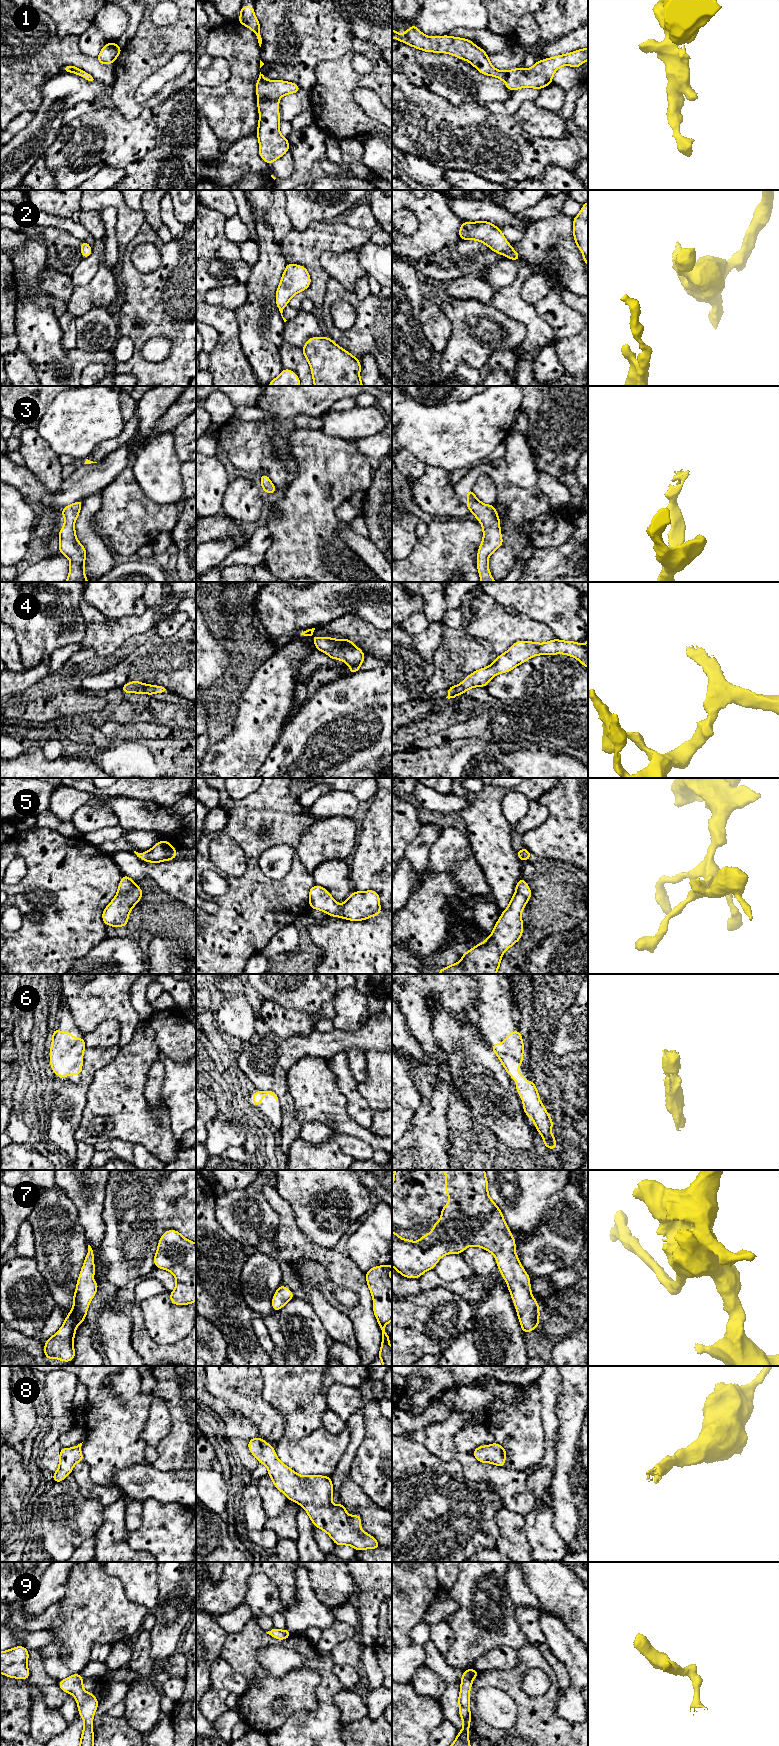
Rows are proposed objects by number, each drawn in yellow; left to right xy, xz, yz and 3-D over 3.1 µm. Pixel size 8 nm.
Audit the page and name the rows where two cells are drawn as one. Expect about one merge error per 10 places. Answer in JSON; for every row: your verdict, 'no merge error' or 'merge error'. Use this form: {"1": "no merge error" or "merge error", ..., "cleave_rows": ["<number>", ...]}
{"1": "no merge error", "2": "no merge error", "3": "no merge error", "4": "no merge error", "5": "no merge error", "6": "no merge error", "7": "no merge error", "8": "no merge error", "9": "no merge error", "cleave_rows": []}

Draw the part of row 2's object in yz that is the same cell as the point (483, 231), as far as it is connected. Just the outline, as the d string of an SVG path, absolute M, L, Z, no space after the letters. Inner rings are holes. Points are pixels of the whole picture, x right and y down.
M488 221L462 222L459 229L462 240L476 240L484 243L492 251L519 261L520 256L504 237L501 229Z

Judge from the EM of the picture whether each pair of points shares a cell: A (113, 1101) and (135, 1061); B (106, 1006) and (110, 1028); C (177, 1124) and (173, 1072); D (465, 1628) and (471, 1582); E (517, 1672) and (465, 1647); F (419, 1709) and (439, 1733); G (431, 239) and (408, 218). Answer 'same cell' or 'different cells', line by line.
A: same cell
B: different cells
C: same cell
D: same cell
E: different cells
F: different cells
G: different cells

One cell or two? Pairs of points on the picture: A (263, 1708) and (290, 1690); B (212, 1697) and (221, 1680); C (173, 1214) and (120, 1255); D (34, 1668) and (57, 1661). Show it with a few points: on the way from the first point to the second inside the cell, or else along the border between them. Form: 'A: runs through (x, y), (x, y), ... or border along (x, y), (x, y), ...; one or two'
A: runs through (267, 1700), (277, 1690), (282, 1690); one
B: border along (212, 1688), (226, 1693); two
C: runs through (160, 1218), (133, 1242); one
D: border along (38, 1650), (45, 1671), (58, 1681); two

